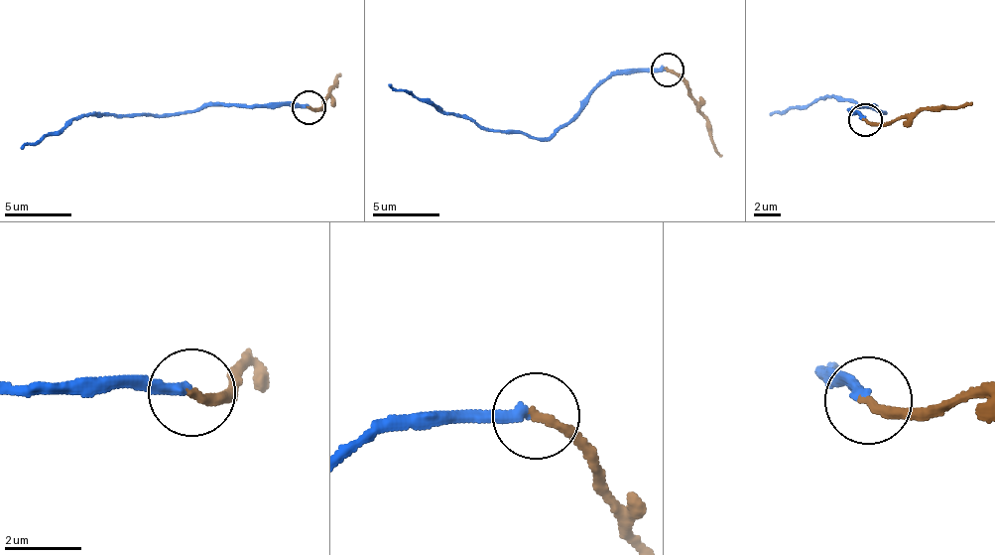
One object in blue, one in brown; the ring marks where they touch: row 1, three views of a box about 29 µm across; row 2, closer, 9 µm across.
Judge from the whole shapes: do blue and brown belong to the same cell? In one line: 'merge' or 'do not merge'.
do not merge

